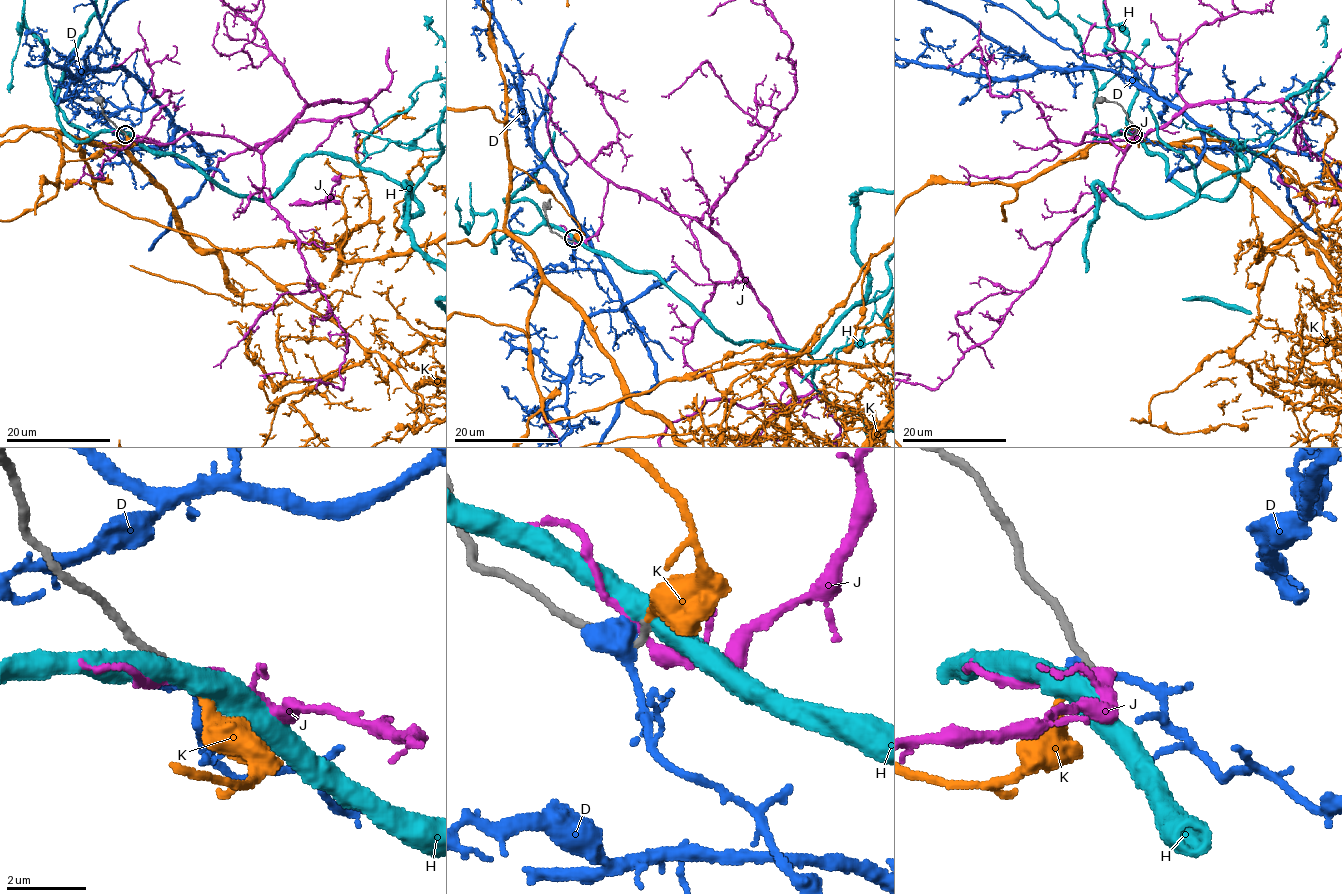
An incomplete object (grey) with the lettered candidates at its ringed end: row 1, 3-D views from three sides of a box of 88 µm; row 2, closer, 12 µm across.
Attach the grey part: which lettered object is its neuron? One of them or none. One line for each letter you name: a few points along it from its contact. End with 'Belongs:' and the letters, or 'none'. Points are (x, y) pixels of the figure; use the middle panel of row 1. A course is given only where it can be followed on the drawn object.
Belongs: K

